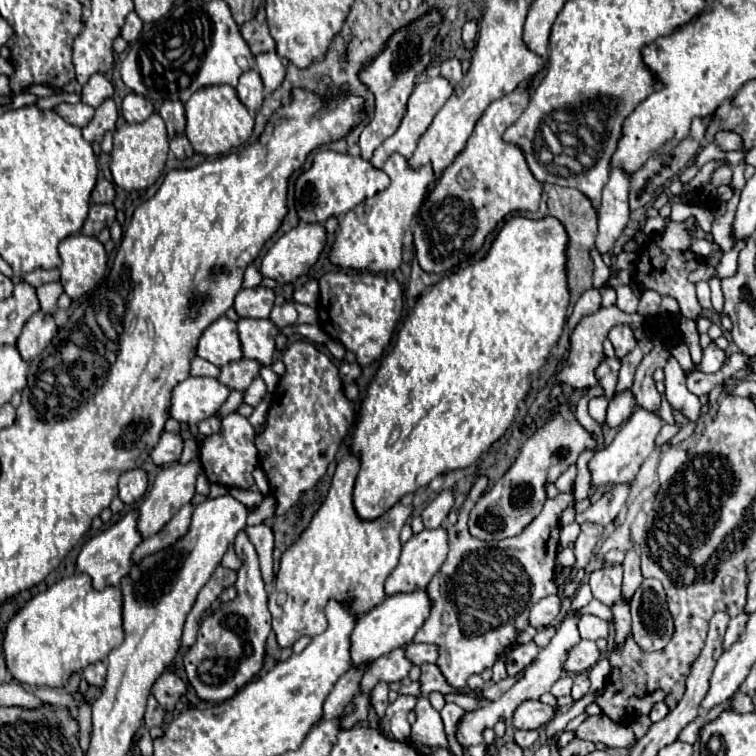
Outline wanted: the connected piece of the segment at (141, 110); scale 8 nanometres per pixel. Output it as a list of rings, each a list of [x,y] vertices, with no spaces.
[[[126,94],[121,105],[121,115],[126,118],[126,122],[144,122],[152,112],[154,112],[154,106],[148,98],[140,96],[140,94]]]

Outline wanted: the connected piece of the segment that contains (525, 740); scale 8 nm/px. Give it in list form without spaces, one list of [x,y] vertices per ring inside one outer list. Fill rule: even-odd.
[[[516,730],[516,744],[520,746],[520,748],[528,748],[528,746],[532,746],[536,740],[538,740],[538,736],[540,736],[540,732],[538,730]]]

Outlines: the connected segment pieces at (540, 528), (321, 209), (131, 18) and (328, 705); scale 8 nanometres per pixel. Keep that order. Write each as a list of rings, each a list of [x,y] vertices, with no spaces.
[[[480,476],[480,478],[476,480],[476,484],[472,486],[472,490],[470,490],[470,494],[468,494],[468,498],[466,498],[460,514],[458,514],[458,522],[452,526],[454,532],[450,532],[450,528],[448,528],[448,534],[450,534],[450,552],[448,552],[448,558],[446,558],[446,562],[442,564],[440,572],[438,572],[438,574],[432,578],[432,582],[428,584],[428,594],[430,594],[430,598],[432,598],[432,612],[430,612],[428,620],[424,622],[424,626],[418,630],[418,634],[414,636],[414,642],[432,642],[432,644],[436,644],[436,646],[440,648],[440,658],[438,658],[436,664],[438,664],[438,668],[442,670],[446,682],[448,682],[454,690],[464,688],[464,686],[466,686],[466,680],[468,680],[472,674],[480,674],[484,668],[492,668],[494,662],[496,662],[496,658],[498,658],[498,654],[504,650],[504,646],[510,644],[510,642],[514,642],[514,638],[518,636],[518,632],[520,632],[522,628],[526,628],[526,620],[528,620],[530,608],[532,608],[538,600],[542,600],[542,598],[546,598],[546,596],[558,594],[558,586],[556,586],[556,580],[554,580],[554,560],[556,560],[556,554],[558,554],[558,532],[560,532],[560,524],[558,524],[558,522],[560,522],[562,510],[568,508],[568,506],[572,506],[572,502],[574,502],[574,500],[572,500],[572,494],[558,494],[558,496],[552,498],[552,500],[548,498],[546,504],[544,504],[544,510],[542,510],[518,536],[506,538],[506,540],[500,540],[500,542],[482,542],[482,540],[470,536],[466,522],[468,522],[468,514],[470,514],[472,506],[474,506],[476,500],[484,494],[486,486],[488,486],[488,478],[486,478],[486,476]]]
[[[316,152],[312,168],[296,180],[296,210],[302,222],[326,222],[330,216],[340,216],[352,210],[362,200],[388,188],[390,178],[384,170],[374,168],[360,156],[340,152]]]
[[[130,12],[130,14],[126,16],[126,24],[122,26],[122,38],[124,38],[126,42],[134,42],[134,40],[138,38],[140,30],[142,30],[142,20],[138,18],[136,12]]]
[[[358,664],[350,666],[350,670],[336,682],[332,692],[328,694],[324,702],[324,716],[322,718],[336,718],[344,712],[344,708],[350,704],[350,700],[360,692],[360,678],[364,676],[364,670],[368,670],[370,664]]]

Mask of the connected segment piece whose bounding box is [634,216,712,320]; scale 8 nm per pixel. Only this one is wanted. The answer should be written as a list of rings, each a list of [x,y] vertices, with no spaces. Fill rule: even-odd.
[[[690,216],[684,222],[672,222],[670,218],[666,218],[666,226],[662,234],[652,236],[644,248],[638,254],[636,260],[636,272],[634,272],[634,282],[644,288],[644,290],[656,290],[660,296],[670,296],[678,302],[680,306],[680,316],[688,318],[688,320],[696,320],[702,312],[702,306],[698,304],[696,298],[696,288],[694,284],[688,280],[688,274],[694,272],[700,264],[702,264],[702,256],[692,252],[692,242],[698,238],[708,238],[712,240],[712,234],[704,232],[696,218]],[[694,228],[694,230],[692,230]]]

